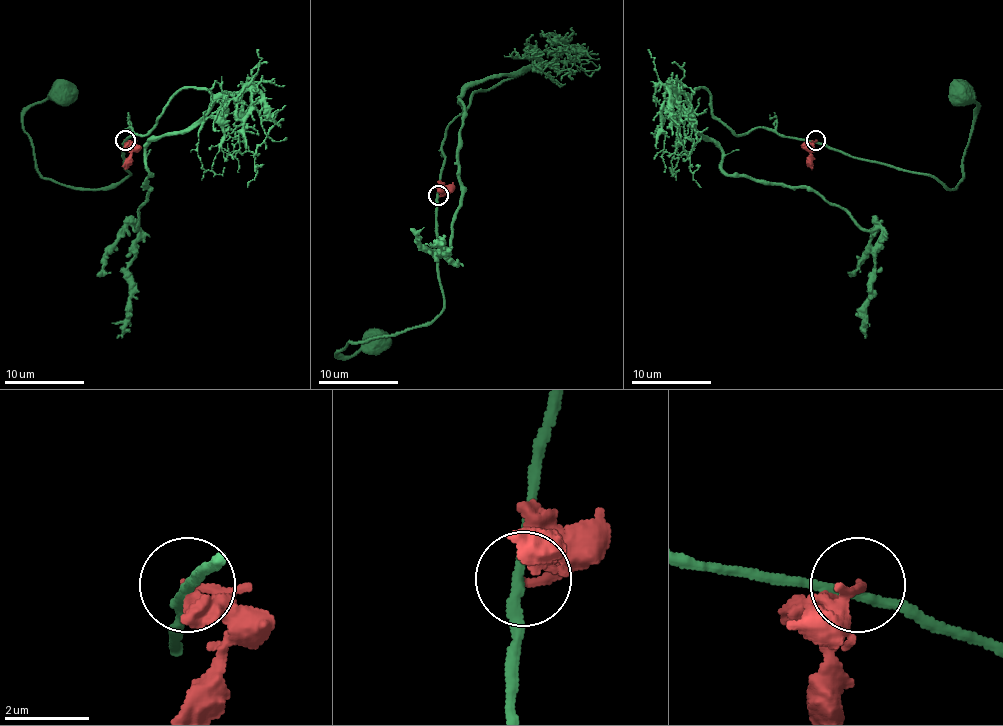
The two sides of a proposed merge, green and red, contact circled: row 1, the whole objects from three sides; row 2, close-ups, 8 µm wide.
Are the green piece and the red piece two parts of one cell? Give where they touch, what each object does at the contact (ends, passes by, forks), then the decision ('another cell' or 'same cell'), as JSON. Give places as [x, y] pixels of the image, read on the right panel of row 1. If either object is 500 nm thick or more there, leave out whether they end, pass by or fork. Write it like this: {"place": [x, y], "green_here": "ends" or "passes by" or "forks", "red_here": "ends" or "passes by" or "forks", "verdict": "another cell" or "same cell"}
{"place": [815, 140], "green_here": "passes by", "red_here": "passes by", "verdict": "another cell"}

